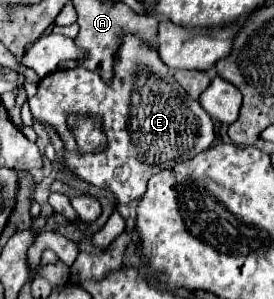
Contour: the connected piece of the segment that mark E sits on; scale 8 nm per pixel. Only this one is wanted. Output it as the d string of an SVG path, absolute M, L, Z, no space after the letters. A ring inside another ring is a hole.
M125 35L121 41L115 79L111 83L103 83L97 73L83 67L57 69L41 79L37 95L29 99L29 105L33 117L53 127L63 141L65 165L83 181L109 189L119 203L139 199L155 173L179 165L179 153L181 161L189 161L215 139L211 117L179 89L179 83L169 73L169 67L163 65L159 53L147 49L133 35ZM69 115L99 117L107 135L107 147L95 153L81 153L67 125Z

